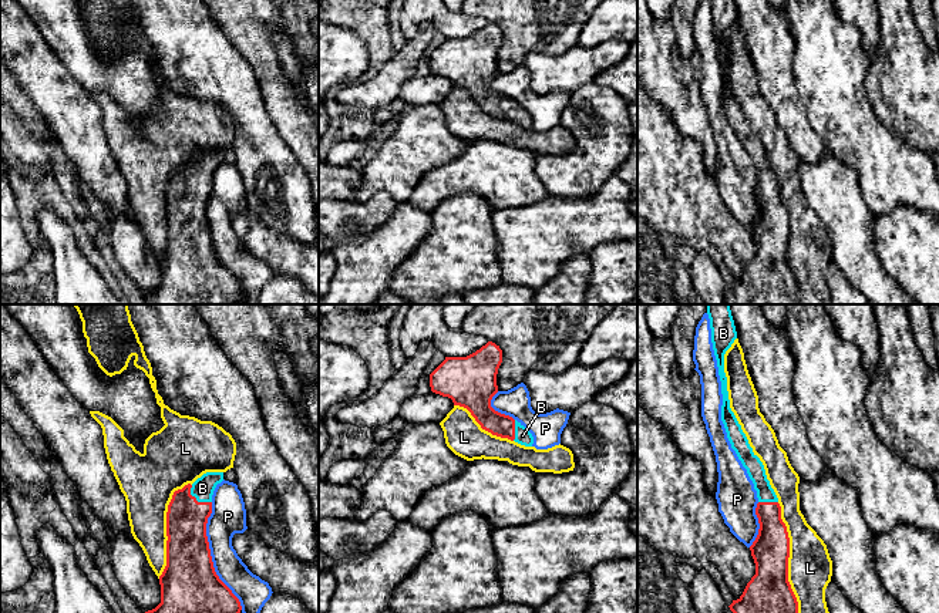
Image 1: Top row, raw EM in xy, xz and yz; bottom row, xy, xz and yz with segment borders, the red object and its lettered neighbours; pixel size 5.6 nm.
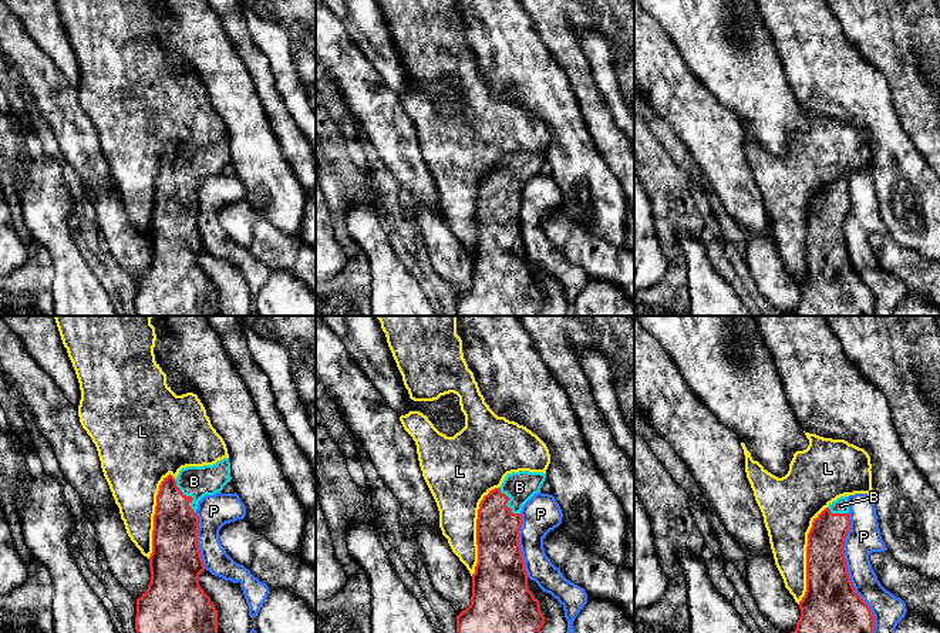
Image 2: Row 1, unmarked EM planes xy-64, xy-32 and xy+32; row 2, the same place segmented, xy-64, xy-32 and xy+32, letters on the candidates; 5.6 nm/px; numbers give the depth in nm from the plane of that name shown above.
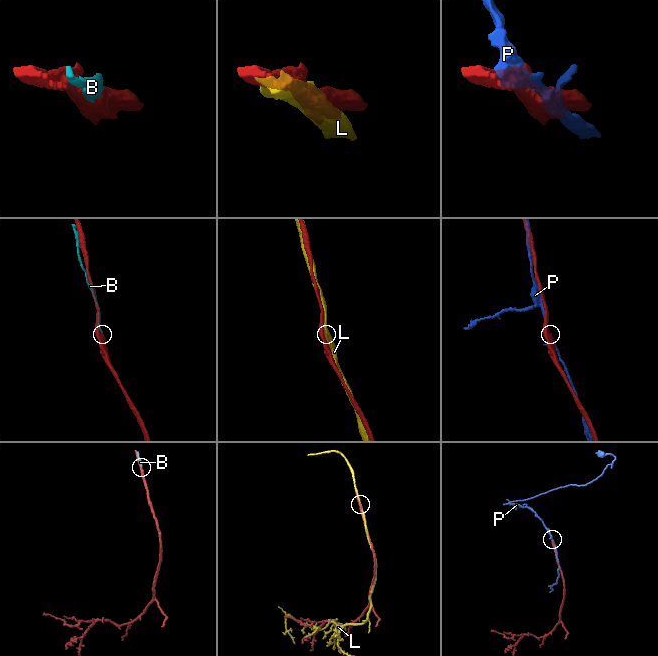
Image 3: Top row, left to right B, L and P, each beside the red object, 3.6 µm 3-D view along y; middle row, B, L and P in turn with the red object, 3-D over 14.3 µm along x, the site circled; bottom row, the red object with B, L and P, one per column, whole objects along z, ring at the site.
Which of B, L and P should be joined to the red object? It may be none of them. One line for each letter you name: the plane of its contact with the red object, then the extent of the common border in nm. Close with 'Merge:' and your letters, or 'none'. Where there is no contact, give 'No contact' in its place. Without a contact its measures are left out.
B: Touches red in xy. Shared border 160 nm
Merge: B

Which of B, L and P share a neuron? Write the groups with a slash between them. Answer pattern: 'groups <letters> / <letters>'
groups B / L / P

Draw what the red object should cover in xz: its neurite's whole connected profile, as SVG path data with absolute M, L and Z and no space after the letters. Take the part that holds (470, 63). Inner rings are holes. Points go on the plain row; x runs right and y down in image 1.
M488 23L467 38L445 38L430 55L431 73L452 81L454 87L467 90L482 111L532 128L532 115L516 101L491 88L498 74L497 55L502 44L502 31Z

